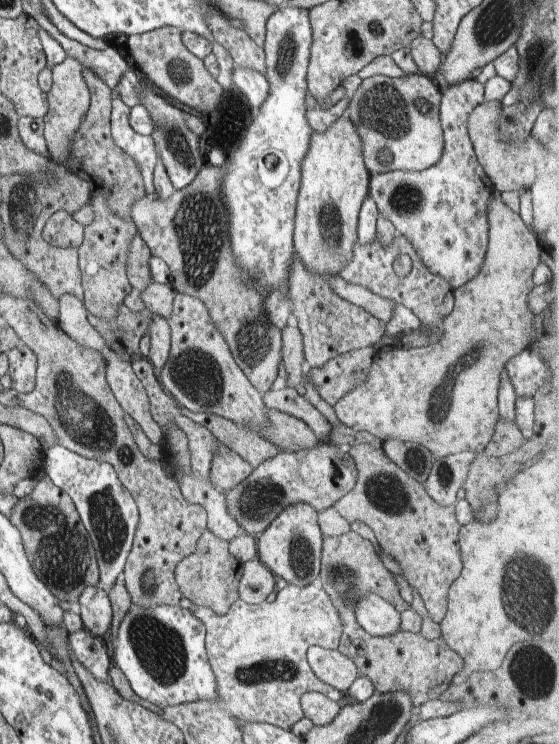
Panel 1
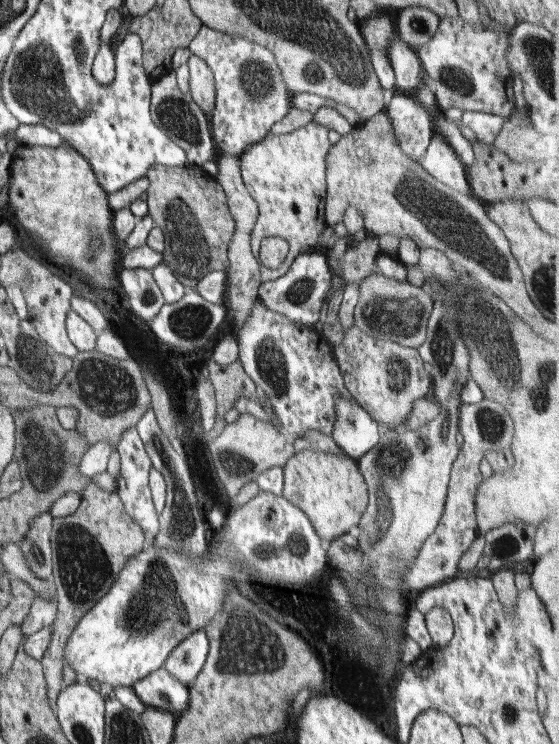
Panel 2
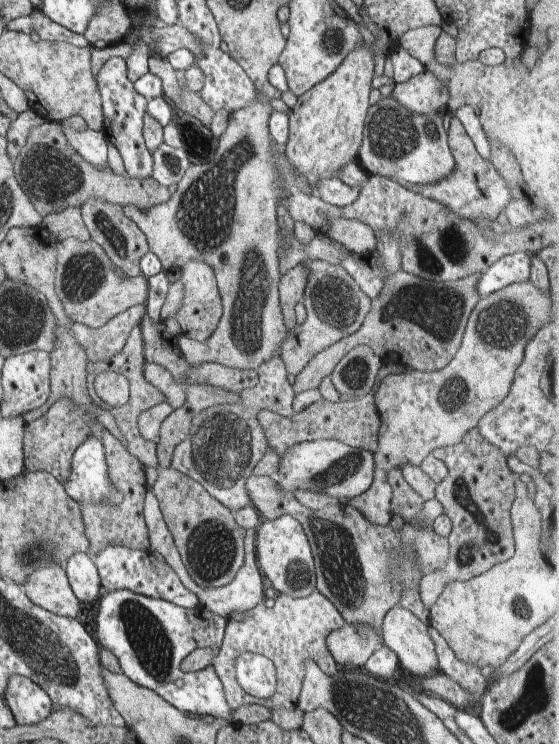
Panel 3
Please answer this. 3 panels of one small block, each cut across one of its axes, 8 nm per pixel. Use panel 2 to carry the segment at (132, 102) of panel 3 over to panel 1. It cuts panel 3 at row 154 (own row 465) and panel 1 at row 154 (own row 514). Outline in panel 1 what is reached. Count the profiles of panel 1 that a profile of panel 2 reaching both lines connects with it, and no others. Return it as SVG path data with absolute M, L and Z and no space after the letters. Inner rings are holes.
M112 90L111 133L114 142L125 150L139 166L148 196L155 192L153 172L157 167L159 154L154 139L138 134L129 123L130 107L127 107L118 93Z

